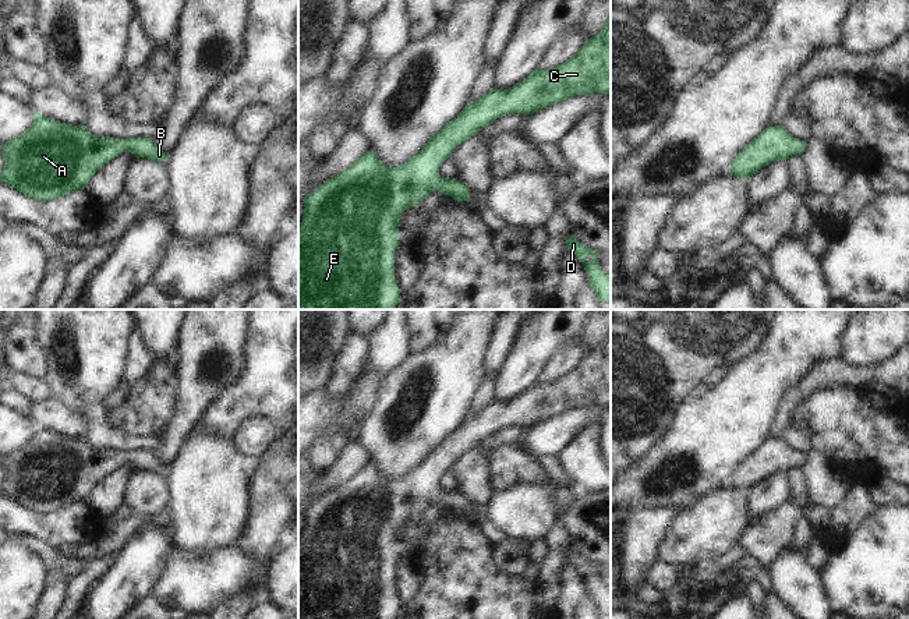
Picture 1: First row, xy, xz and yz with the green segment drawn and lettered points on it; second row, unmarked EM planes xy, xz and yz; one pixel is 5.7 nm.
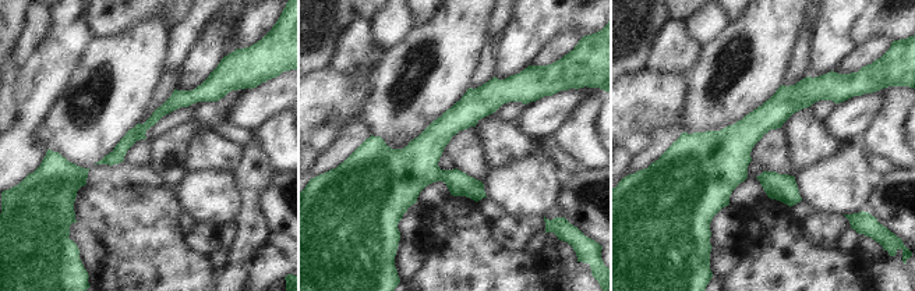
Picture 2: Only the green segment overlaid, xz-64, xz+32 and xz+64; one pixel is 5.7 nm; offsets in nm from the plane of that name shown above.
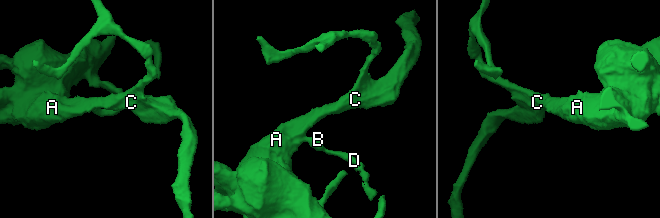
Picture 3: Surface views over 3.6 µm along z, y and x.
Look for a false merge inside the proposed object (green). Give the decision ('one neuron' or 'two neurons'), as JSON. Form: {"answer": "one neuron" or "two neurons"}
{"answer": "one neuron"}

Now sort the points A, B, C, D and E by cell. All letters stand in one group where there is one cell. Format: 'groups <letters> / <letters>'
groups A B C D E

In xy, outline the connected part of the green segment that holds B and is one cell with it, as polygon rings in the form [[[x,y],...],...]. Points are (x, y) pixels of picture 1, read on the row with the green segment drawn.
[[[33,113],[32,125],[21,135],[7,141],[3,153],[0,181],[36,201],[52,201],[72,191],[84,190],[91,177],[123,152],[162,163],[169,152],[159,149],[151,138],[117,139],[92,135],[85,125],[70,125]]]

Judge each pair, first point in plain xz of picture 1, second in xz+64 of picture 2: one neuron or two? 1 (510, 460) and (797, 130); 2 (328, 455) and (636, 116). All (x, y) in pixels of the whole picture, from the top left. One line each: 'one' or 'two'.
1: one
2: two

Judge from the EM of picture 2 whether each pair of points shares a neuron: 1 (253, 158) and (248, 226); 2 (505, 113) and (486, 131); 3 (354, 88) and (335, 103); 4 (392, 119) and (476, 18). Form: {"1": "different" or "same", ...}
{"1": "same", "2": "different", "3": "same", "4": "same"}

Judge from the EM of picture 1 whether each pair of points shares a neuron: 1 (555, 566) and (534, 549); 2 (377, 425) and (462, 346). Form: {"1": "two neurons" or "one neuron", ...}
{"1": "two neurons", "2": "one neuron"}

